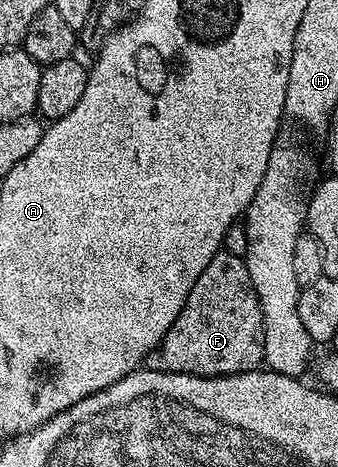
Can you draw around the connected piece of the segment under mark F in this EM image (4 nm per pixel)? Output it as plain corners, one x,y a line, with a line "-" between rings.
221,250
217,252
214,258
210,258
210,266
206,266
206,270
202,270
202,274
198,274
198,282
194,282
194,286
190,290
190,294
186,298
186,302
182,306
178,318
174,318
170,330
166,330
166,334
160,339
159,346
148,353
146,368
149,372
177,372
178,374
186,374
187,376
233,376
239,372
257,371
264,364
265,346
264,319
262,318
262,310
260,309
260,300
256,296
248,268
244,264
244,258
243,256
235,256

